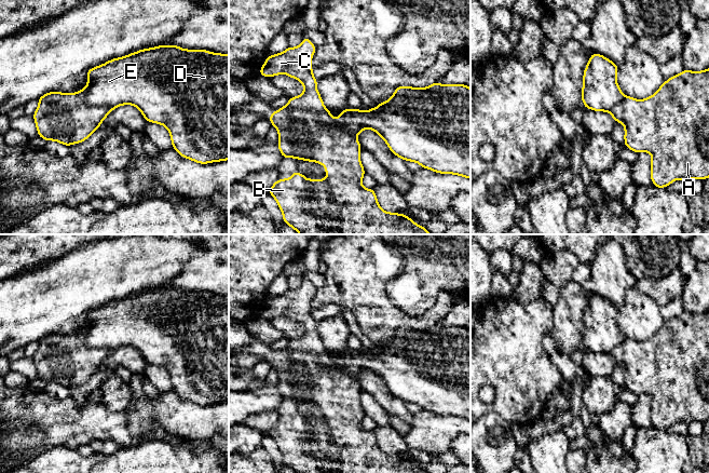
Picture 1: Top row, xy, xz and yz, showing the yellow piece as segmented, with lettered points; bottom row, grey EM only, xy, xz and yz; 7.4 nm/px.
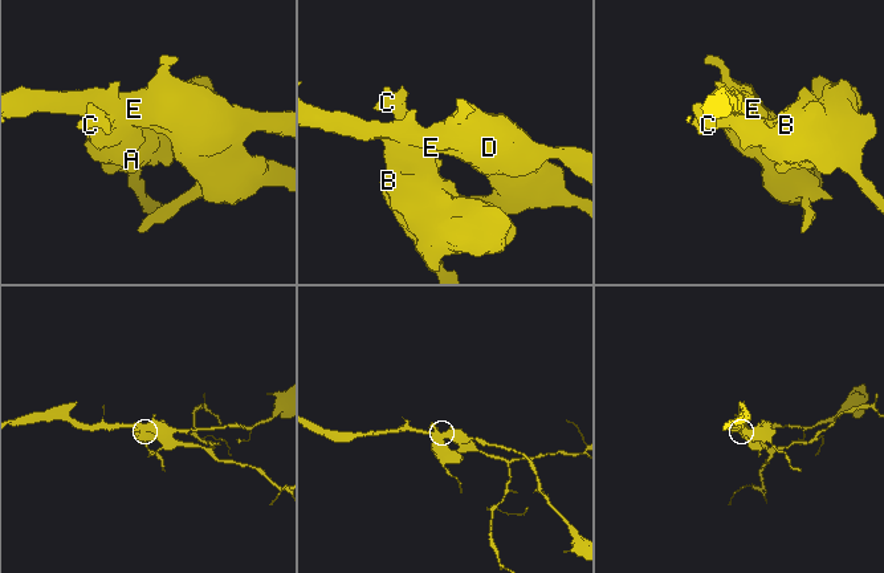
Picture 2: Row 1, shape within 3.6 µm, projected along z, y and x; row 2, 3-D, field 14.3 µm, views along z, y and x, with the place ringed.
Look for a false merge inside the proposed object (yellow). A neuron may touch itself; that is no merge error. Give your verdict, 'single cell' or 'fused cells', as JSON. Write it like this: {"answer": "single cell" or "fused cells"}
{"answer": "fused cells"}

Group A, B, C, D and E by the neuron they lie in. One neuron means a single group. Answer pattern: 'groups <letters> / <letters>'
groups A B C / D E

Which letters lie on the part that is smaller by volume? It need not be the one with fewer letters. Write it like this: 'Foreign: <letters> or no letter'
Foreign: A, B, C

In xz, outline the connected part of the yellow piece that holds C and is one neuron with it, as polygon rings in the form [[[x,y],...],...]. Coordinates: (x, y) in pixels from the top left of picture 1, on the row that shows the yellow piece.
[[[303,36],[303,41],[299,46],[287,48],[283,53],[268,55],[268,59],[259,71],[260,76],[268,78],[285,73],[303,83],[304,92],[297,97],[289,98],[288,104],[271,113],[269,120],[278,130],[277,146],[283,158],[318,162],[326,167],[325,173],[328,175],[327,179],[305,179],[303,173],[292,172],[291,179],[277,179],[274,183],[269,194],[276,200],[283,213],[284,222],[300,234],[432,234],[405,214],[383,211],[378,203],[374,190],[362,186],[362,179],[366,173],[359,159],[360,144],[355,136],[340,133],[329,126],[329,114],[316,89],[317,80],[312,73],[311,58],[315,51],[316,46]]]

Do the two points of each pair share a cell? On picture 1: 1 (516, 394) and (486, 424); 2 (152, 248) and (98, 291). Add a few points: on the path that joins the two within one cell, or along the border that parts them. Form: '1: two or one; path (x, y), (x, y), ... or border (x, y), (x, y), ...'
1: two; border (481, 415), (489, 410), (494, 410), (509, 423)
2: one; path (139, 261), (111, 278)

